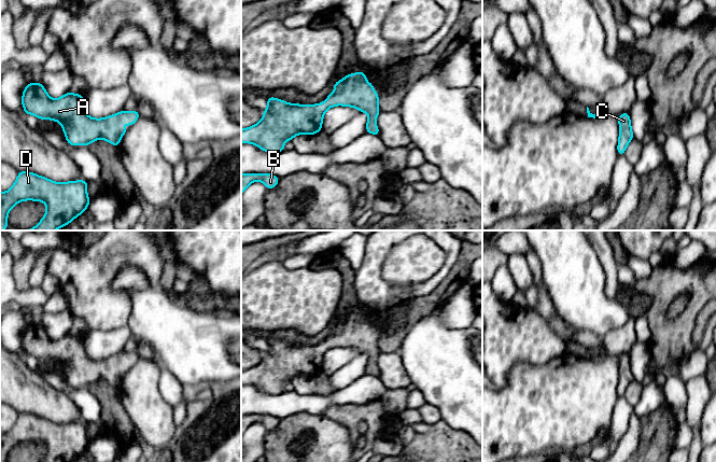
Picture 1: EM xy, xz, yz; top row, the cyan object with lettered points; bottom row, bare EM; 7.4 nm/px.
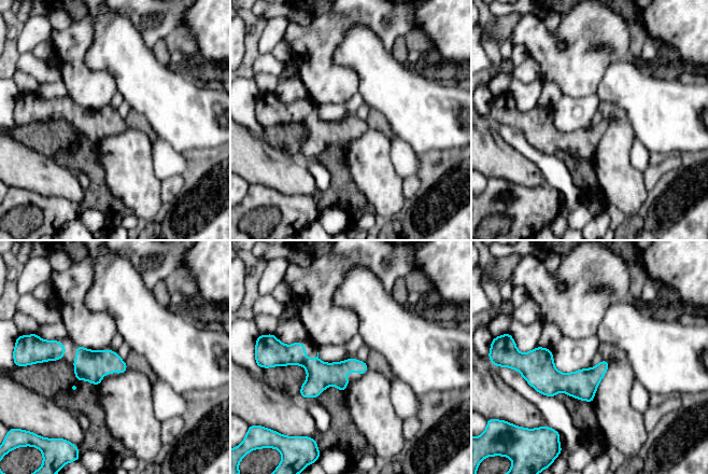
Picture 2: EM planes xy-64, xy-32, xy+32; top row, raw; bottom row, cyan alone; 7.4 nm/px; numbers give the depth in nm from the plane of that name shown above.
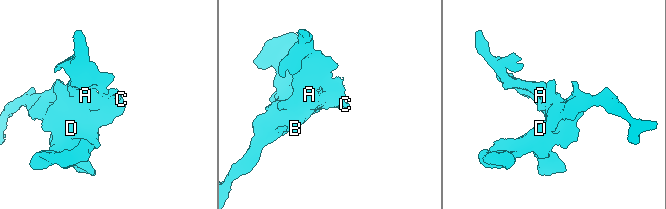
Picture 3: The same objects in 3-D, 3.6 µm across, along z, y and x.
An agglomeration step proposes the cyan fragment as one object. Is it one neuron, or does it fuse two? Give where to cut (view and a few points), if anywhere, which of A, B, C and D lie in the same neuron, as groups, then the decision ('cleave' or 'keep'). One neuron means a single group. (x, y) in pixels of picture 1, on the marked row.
cut none; groups A B C D; keep

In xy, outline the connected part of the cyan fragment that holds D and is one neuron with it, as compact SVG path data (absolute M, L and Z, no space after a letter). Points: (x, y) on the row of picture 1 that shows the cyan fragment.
M19 171L13 186L0 193L0 230L9 226L8 213L18 202L24 200L43 201L46 205L46 213L39 224L28 230L56 230L67 226L78 215L84 213L90 199L87 196L87 182L82 180L57 183L53 180L32 172Z

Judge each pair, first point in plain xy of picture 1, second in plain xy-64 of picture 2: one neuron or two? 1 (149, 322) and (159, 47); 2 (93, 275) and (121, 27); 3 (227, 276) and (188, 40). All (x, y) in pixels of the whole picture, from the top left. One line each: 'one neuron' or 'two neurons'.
1: two neurons
2: two neurons
3: two neurons

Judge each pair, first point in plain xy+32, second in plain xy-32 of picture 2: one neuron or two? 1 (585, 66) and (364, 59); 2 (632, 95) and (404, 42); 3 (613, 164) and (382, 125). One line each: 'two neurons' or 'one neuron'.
1: two neurons
2: two neurons
3: two neurons

